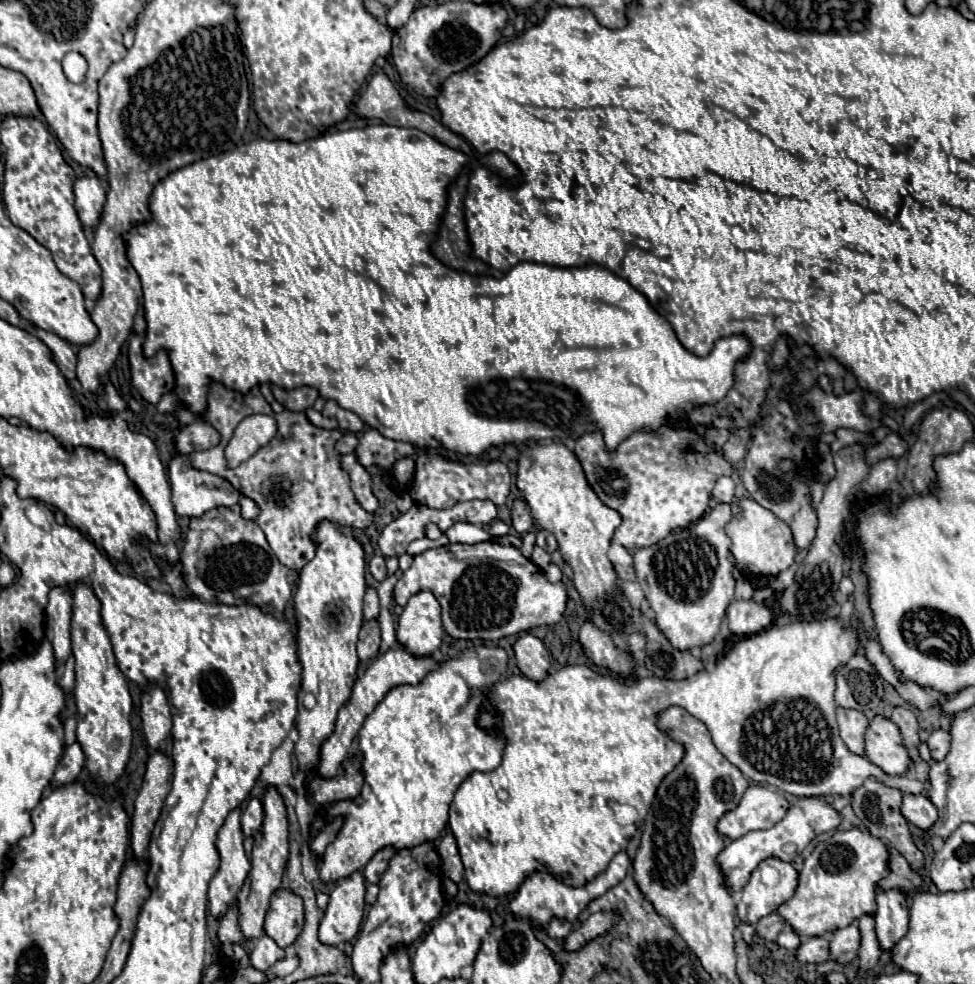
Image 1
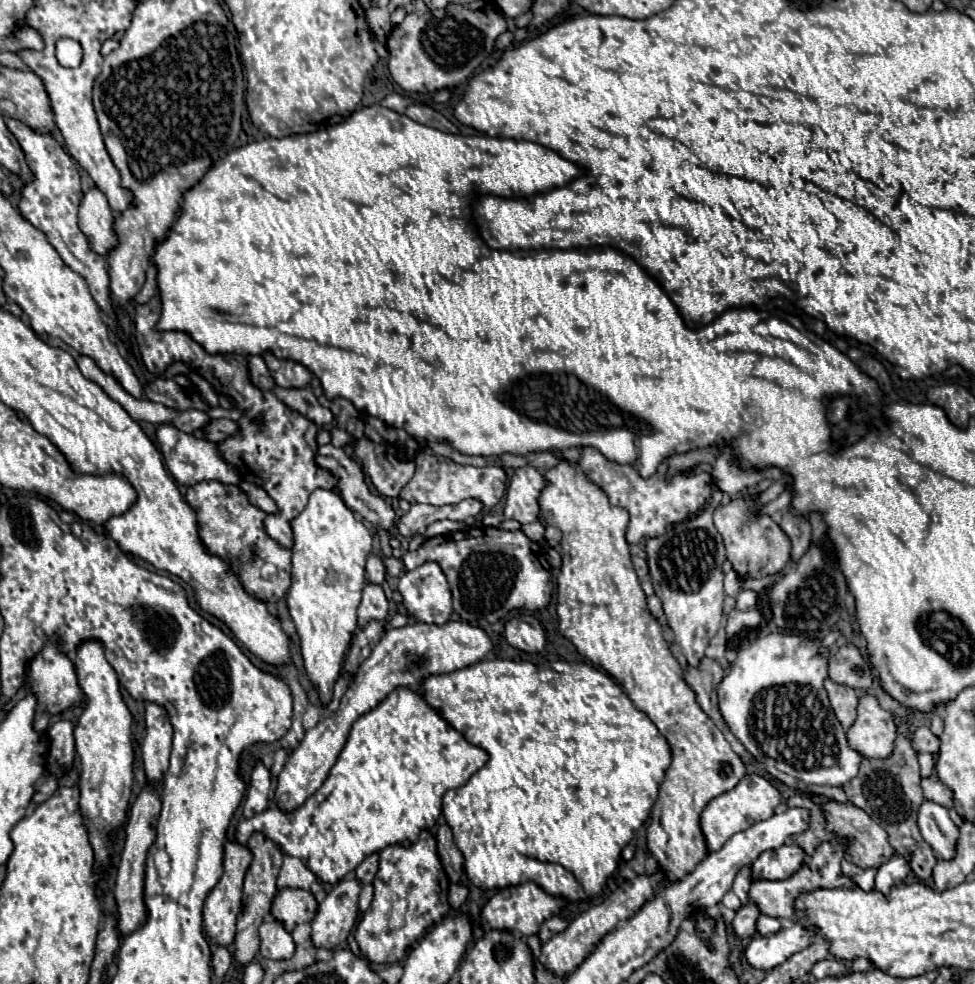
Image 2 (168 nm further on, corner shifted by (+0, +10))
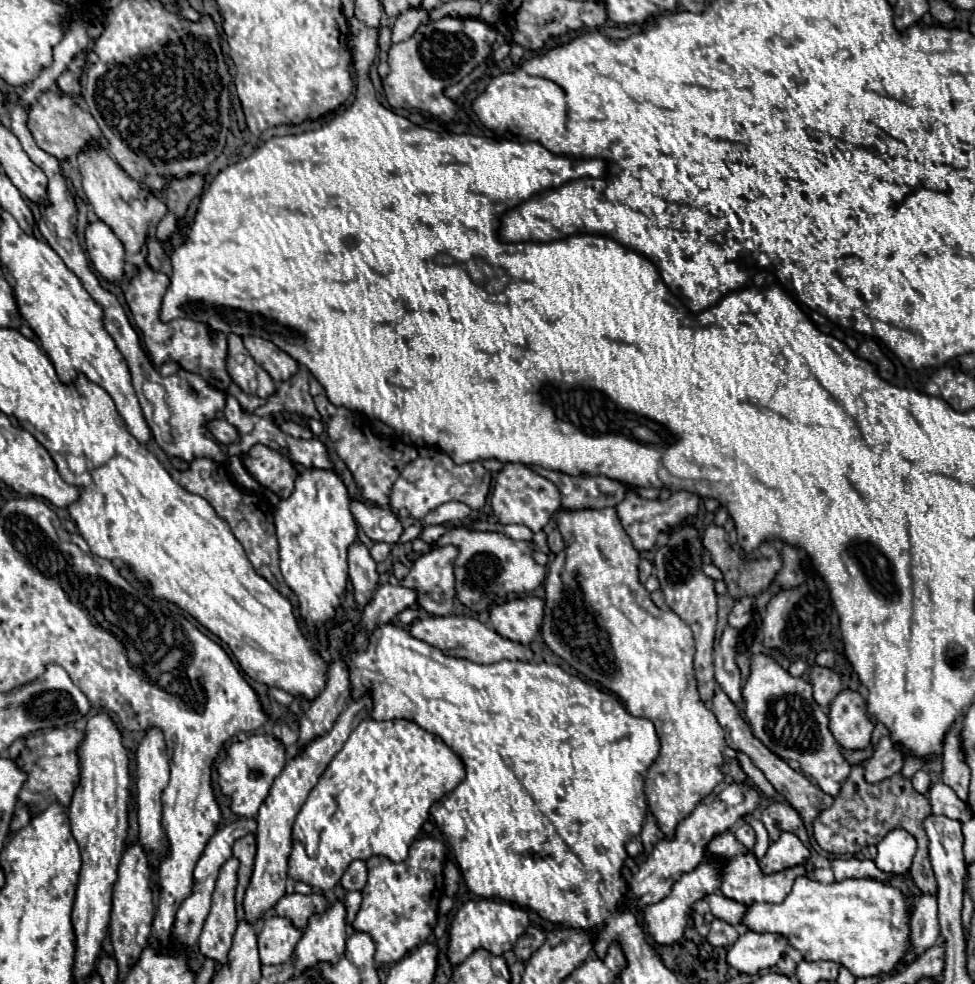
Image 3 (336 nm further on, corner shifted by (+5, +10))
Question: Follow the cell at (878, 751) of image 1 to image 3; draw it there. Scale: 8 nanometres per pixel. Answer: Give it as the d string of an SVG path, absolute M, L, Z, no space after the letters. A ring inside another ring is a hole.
M844 690L844 692L840 692L834 698L834 702L830 706L830 732L834 734L836 742L842 748L848 748L848 750L866 750L872 744L872 732L874 732L874 722L870 718L872 716L868 714L866 700L858 692Z

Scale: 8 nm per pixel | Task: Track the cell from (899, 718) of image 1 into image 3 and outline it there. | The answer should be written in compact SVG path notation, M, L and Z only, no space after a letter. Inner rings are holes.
M858 762L852 766L850 776L846 778L840 794L834 798L832 808L822 812L814 820L814 838L816 842L834 854L858 854L862 848L876 846L890 830L902 828L910 832L918 842L918 852L910 868L912 882L926 894L936 894L936 878L928 858L928 838L922 828L922 820L930 814L930 802L924 794L918 794L912 788L910 778L904 778L900 772L878 782L868 784L864 780L864 764Z

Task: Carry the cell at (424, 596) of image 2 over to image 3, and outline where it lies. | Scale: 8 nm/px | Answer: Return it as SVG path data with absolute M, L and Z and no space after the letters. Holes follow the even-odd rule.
M442 546L422 554L398 584L418 592L418 606L434 616L448 616L454 602L456 548Z

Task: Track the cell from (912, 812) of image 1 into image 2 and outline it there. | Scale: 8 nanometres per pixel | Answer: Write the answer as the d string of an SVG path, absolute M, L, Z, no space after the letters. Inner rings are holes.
M927 800L919 810L917 824L923 840L933 848L939 860L951 860L955 856L959 828L951 820L947 808Z

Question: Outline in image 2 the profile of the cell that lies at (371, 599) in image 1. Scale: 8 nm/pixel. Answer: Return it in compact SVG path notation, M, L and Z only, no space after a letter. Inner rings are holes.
M369 554L367 556L367 580L381 584L385 580L385 566L383 566L383 556L381 554Z

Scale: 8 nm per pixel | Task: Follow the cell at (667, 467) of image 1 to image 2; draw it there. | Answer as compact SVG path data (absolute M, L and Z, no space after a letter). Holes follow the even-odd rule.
M583 448L579 470L607 494L611 504L621 506L629 512L629 518L631 518L629 528L627 528L629 544L645 544L649 538L663 536L669 524L683 522L689 514L699 512L699 508L703 508L703 504L713 492L713 478L705 472L699 476L687 476L687 478L683 478L683 474L677 474L671 482L667 482L665 480L667 462L663 462L657 474L645 480L637 474L635 468L609 462L595 448Z

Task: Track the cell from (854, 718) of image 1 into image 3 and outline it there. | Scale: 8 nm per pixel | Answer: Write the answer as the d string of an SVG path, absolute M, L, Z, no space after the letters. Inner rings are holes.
M822 666L810 668L810 682L814 686L814 700L822 708L830 708L830 702L844 690L838 674L834 670L822 668Z

